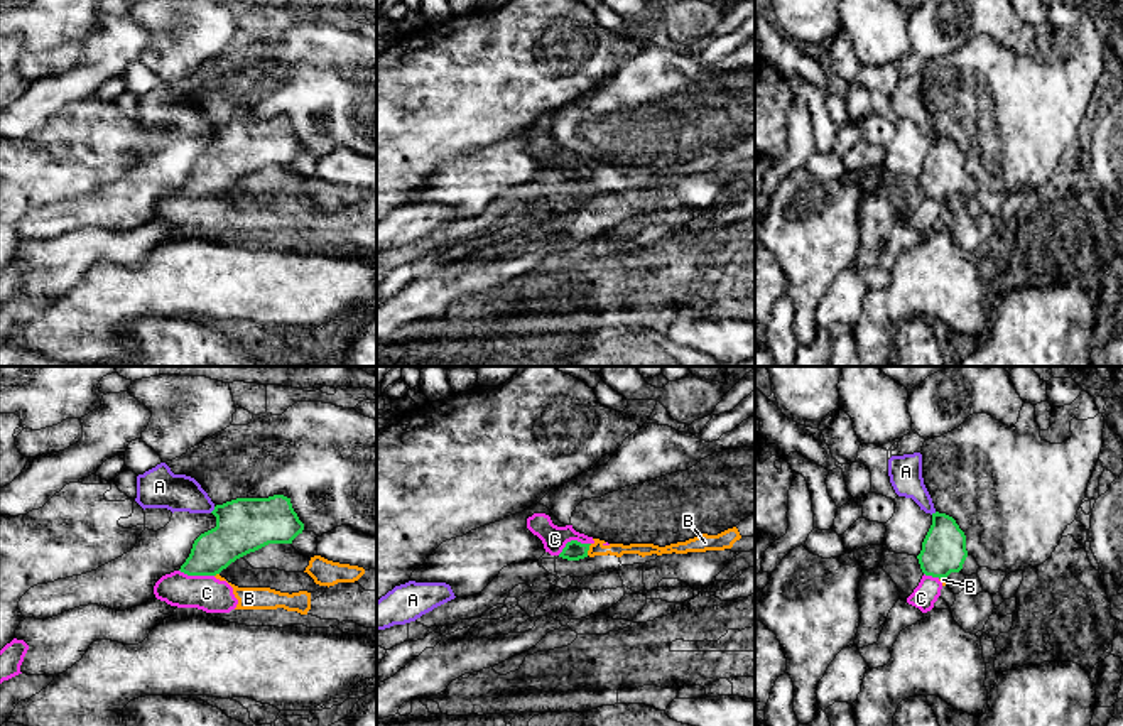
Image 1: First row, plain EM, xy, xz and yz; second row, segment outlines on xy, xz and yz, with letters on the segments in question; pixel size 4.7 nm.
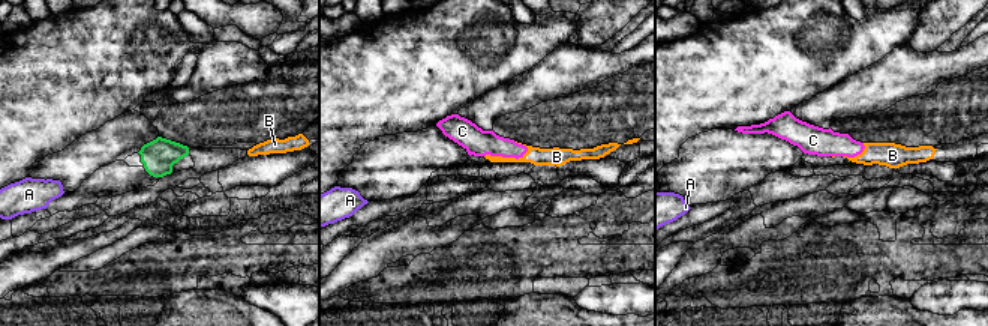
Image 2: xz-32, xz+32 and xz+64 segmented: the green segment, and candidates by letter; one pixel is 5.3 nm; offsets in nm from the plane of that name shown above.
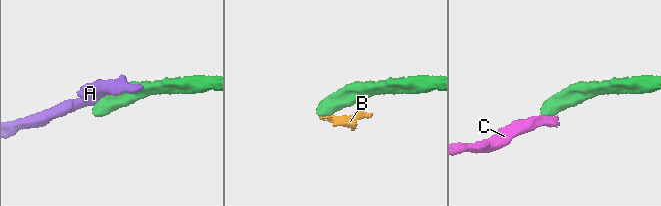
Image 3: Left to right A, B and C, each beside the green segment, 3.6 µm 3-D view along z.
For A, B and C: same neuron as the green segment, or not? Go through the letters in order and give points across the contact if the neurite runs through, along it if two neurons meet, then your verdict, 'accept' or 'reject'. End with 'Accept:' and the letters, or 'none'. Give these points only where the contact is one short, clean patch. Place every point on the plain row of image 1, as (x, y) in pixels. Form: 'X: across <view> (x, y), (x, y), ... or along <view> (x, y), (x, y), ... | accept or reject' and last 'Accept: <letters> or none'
A: reject
B: along xz (591, 166), (586, 176) | reject
C: along xz (590, 164), (569, 162), (558, 176) | reject
Accept: none

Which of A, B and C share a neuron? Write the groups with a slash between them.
A / B C

